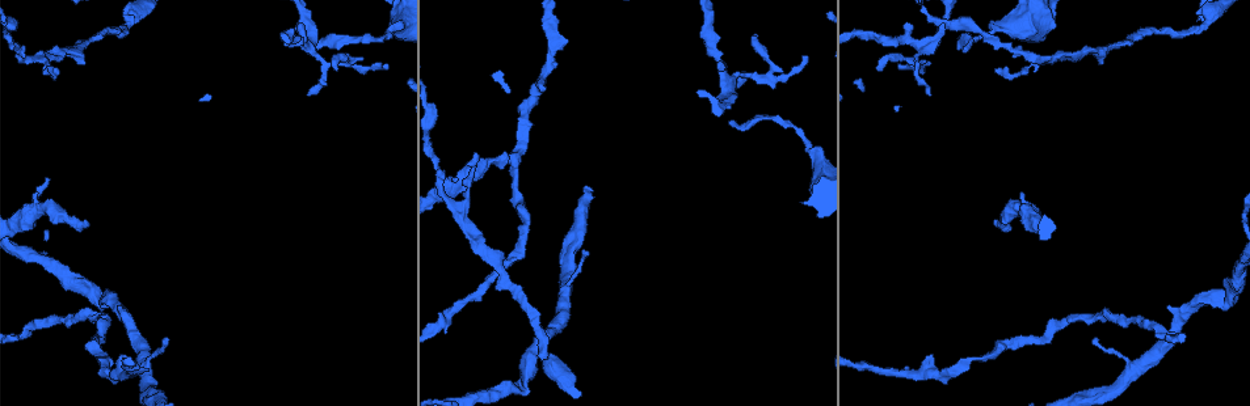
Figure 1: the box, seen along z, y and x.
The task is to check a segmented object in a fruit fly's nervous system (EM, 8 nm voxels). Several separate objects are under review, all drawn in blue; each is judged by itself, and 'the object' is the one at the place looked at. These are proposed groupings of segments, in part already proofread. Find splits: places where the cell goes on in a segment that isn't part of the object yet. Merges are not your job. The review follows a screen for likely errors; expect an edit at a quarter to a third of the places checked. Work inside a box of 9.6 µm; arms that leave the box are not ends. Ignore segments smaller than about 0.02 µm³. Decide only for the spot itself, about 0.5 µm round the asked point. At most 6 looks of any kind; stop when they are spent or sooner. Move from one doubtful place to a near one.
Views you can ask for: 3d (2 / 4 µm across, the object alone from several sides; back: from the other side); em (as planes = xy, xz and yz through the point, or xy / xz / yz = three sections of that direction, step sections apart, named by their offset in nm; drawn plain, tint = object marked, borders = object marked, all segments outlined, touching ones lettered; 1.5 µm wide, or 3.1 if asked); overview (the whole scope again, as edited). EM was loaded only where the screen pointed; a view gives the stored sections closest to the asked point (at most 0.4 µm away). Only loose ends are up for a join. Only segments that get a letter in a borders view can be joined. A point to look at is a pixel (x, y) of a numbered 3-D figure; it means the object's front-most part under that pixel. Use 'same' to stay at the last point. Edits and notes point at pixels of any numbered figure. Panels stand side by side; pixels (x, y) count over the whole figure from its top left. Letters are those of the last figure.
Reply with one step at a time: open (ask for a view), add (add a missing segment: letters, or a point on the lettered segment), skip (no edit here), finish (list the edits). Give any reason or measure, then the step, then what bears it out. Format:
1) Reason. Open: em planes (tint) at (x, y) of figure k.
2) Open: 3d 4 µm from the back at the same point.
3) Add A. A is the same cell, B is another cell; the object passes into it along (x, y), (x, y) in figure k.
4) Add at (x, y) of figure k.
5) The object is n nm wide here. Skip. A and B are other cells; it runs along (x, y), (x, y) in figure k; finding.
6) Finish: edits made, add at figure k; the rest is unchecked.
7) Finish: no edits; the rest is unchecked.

Free end. Open: em yz step 4 (tint) at (930, 96) of figure 1.

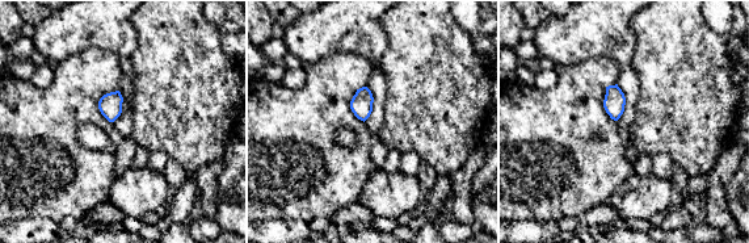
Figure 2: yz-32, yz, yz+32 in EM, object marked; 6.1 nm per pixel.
See the neighbours. Open: em yz step 4 (borders) at the same point.

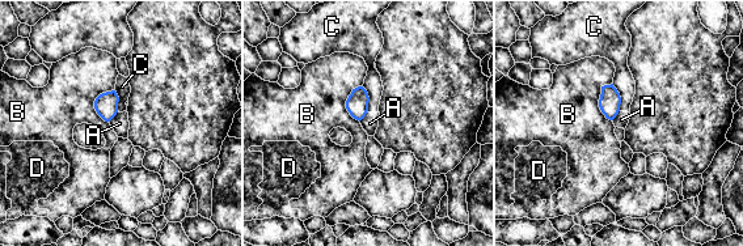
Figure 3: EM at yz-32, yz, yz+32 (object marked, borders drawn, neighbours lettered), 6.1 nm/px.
Skip. A, B, C and D are other cells; a border runs along (612, 83), (599, 100), (611, 121) in figure 3; no lettered segment goes on from it.

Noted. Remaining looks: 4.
Tapers out. Open: em xy step 8 (tint) at (899, 65) of figure 1.

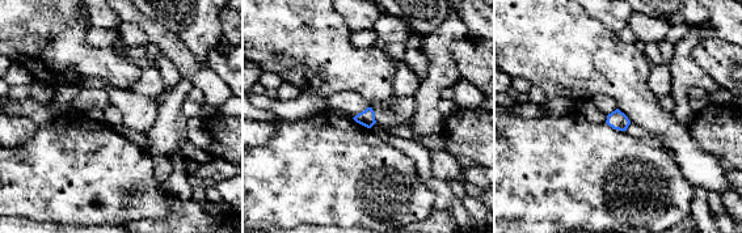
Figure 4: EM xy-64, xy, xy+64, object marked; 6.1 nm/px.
See the neighbours. Open: em xy step 8 (borders) at the same point.

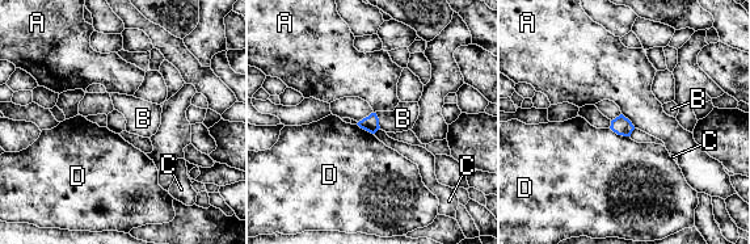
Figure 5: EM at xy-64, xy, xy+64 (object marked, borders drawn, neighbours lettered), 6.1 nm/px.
The object is 100 nm wide here. Skip. A, B, C and D are other cells; a border runs along (609, 127), (618, 134), (630, 137) in figure 5; none of them fits.

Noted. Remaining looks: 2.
Branch stops here. Open: em xz step 4 (borders) at (476, 154) of figure 1.

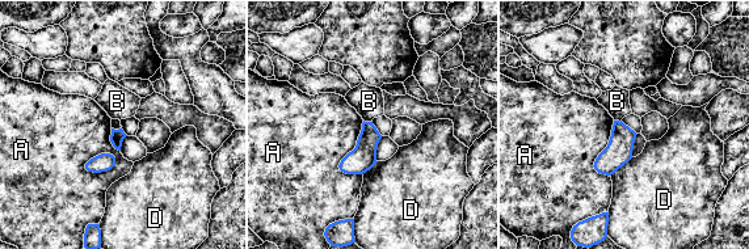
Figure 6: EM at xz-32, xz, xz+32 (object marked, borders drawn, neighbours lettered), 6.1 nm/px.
Another direction. Open: em planes (borders) at the same point.

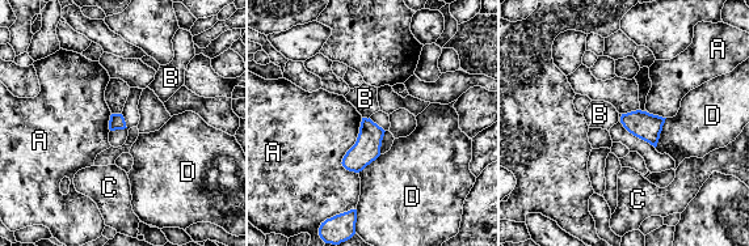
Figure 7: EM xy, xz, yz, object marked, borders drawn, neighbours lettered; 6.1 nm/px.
The object is 100 nm wide here. Skip. A, B, C and D are other cells; a border runs along (362, 117), (369, 118) in figure 7; no lettered segment goes on from it.

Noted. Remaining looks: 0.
Finish: no edits; the rest is unchecked.

